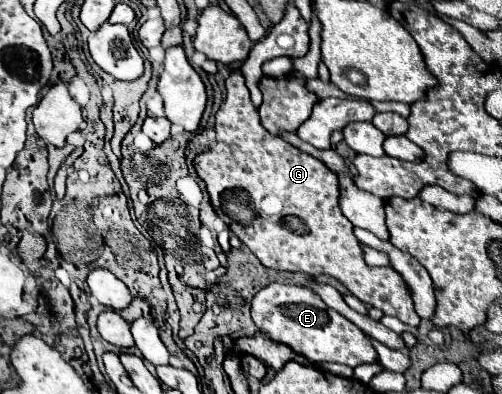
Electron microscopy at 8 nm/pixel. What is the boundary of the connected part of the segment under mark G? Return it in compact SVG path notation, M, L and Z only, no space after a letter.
M231 72L225 80L227 98L215 114L217 144L207 152L195 156L193 166L197 176L205 182L211 196L211 204L217 216L229 226L229 230L259 258L267 268L301 272L307 276L331 276L339 280L353 296L363 304L379 308L387 316L395 316L409 326L419 326L413 298L405 286L405 280L391 266L377 268L363 260L359 240L353 236L353 224L341 214L339 208L339 178L317 158L301 152L299 148L283 142L281 138L267 132L261 124L259 112L249 100L249 90L243 76Z

